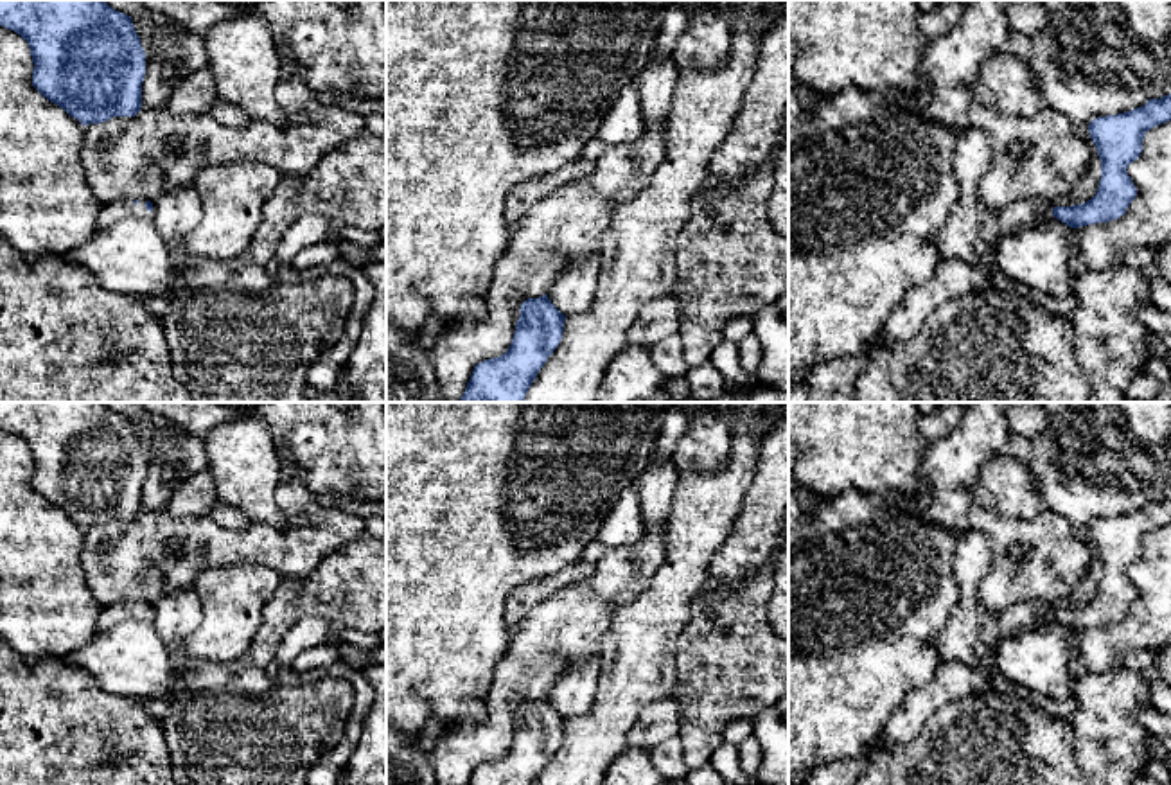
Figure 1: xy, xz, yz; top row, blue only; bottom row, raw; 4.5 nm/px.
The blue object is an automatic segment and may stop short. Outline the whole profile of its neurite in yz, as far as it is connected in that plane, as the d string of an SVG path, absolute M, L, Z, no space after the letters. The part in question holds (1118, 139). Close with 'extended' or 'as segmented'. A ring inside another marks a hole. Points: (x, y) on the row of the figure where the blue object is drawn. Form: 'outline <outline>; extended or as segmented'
outline M1171 93L1149 99L1131 111L1090 120L1088 133L1101 160L1101 180L1092 199L1072 207L1054 207L1052 216L1070 228L1108 223L1126 214L1137 189L1126 169L1142 153L1144 135L1171 120Z; as segmented

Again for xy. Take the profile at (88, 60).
outline M0 0L0 25L29 43L34 63L32 86L83 126L135 117L140 111L145 52L131 16L111 9L106 0Z; as segmented

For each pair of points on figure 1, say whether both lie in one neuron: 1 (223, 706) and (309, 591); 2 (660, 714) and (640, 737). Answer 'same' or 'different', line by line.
1: same
2: same

